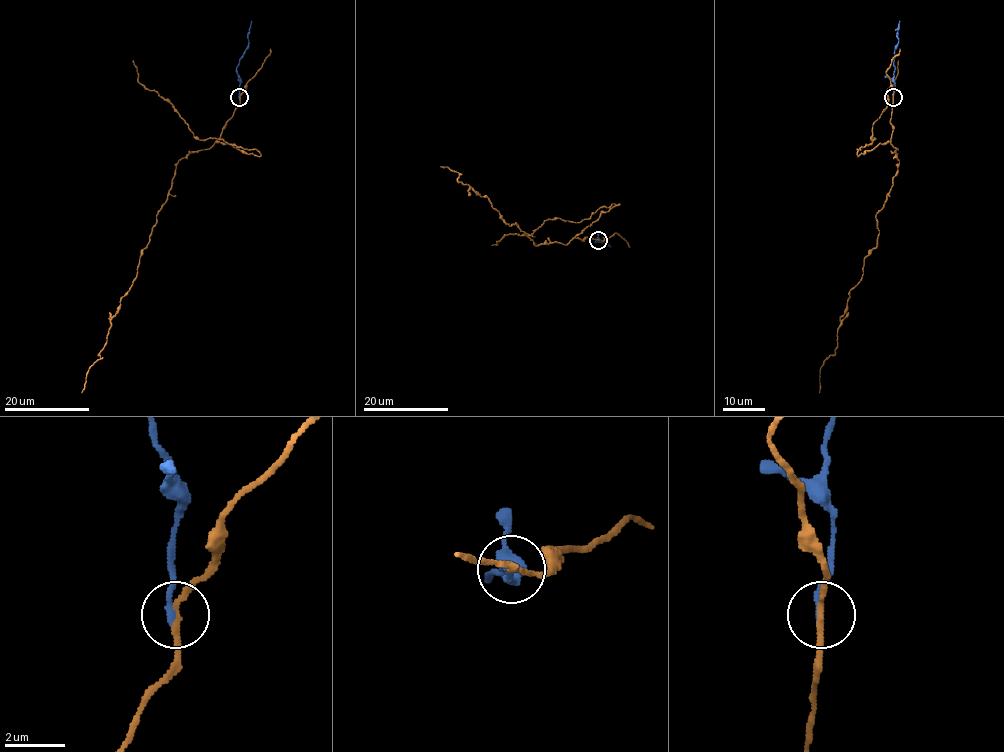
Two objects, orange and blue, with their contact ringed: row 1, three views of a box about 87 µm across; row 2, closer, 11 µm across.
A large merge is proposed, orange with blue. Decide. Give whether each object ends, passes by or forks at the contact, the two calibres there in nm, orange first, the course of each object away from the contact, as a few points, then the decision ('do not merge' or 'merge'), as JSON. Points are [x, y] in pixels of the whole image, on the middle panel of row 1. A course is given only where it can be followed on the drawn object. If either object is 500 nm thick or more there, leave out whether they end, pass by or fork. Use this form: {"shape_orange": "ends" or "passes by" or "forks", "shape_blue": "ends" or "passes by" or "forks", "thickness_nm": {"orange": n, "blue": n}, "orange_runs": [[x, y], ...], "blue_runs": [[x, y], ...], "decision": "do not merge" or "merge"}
{"shape_orange": "passes by", "shape_blue": "ends", "thickness_nm": {"orange": 200, "blue": 200}, "orange_runs": [[599, 240], [536, 246], [487, 197], [457, 180], [459, 174], [440, 166]], "blue_runs": [[599, 240], [596, 241], [610, 246]], "decision": "do not merge"}

